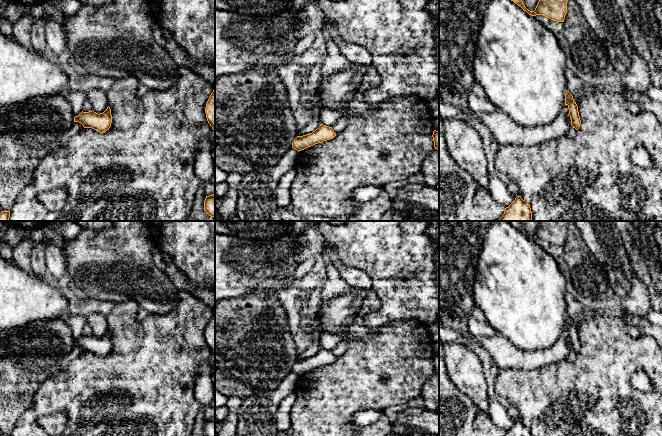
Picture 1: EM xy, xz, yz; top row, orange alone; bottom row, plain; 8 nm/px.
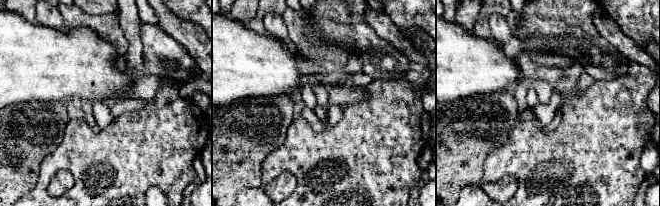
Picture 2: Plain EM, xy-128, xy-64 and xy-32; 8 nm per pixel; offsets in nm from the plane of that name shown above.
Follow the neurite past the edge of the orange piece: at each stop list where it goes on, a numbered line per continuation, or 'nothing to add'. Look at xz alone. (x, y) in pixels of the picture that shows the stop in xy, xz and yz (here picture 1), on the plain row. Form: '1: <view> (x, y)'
nothing to add

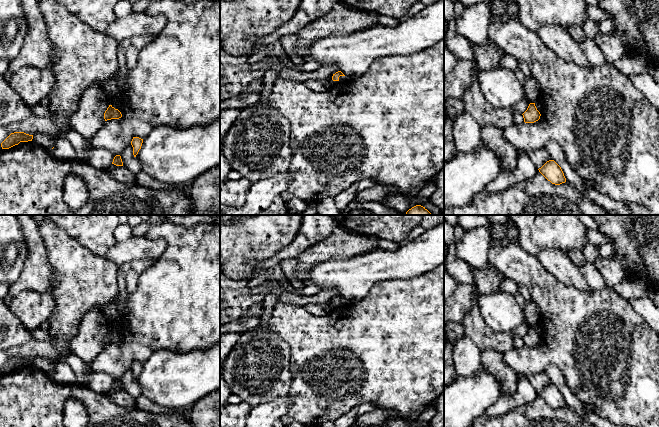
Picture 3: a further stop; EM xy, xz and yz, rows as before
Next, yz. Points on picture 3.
1: yz (531, 311)

